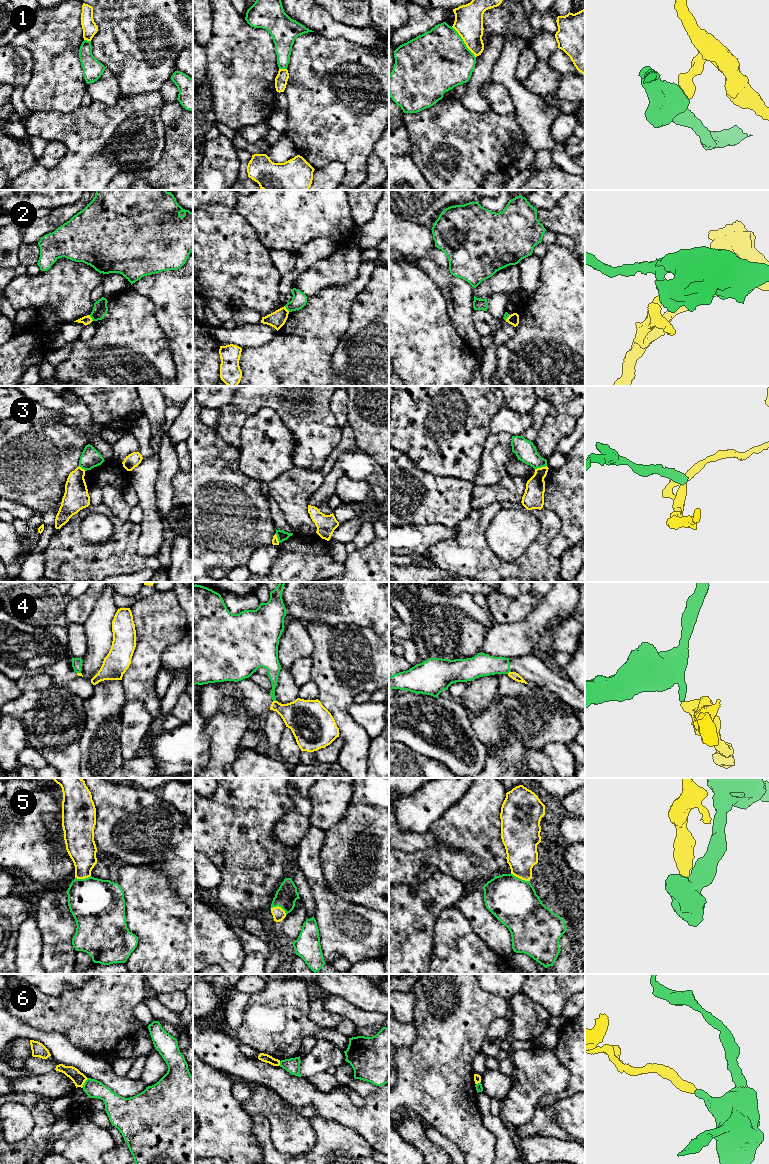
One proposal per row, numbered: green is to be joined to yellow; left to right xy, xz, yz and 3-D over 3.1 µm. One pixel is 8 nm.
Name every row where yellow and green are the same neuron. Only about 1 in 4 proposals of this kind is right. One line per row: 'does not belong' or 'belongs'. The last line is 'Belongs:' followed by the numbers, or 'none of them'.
1: does not belong
2: does not belong
3: does not belong
4: does not belong
5: belongs
6: does not belong
Belongs: 5

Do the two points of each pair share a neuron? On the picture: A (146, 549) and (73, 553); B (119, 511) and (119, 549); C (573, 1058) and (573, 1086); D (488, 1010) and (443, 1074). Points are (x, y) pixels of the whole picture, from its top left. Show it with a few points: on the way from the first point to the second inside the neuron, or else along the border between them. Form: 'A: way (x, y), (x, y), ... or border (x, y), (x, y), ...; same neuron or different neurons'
A: border (139, 527), (137, 551), (143, 556), (155, 557); different neurons
B: border (112, 513), (121, 519), (129, 520); different neurons
C: way (574, 1065), (574, 1079); same neuron
D: way (472, 1026), (443, 1055), (443, 1058); same neuron

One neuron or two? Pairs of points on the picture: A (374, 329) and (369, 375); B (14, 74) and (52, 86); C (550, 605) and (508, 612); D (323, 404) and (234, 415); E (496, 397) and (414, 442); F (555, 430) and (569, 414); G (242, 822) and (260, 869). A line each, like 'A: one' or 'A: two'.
A: one
B: two
C: two
D: one
E: one
F: one
G: one

